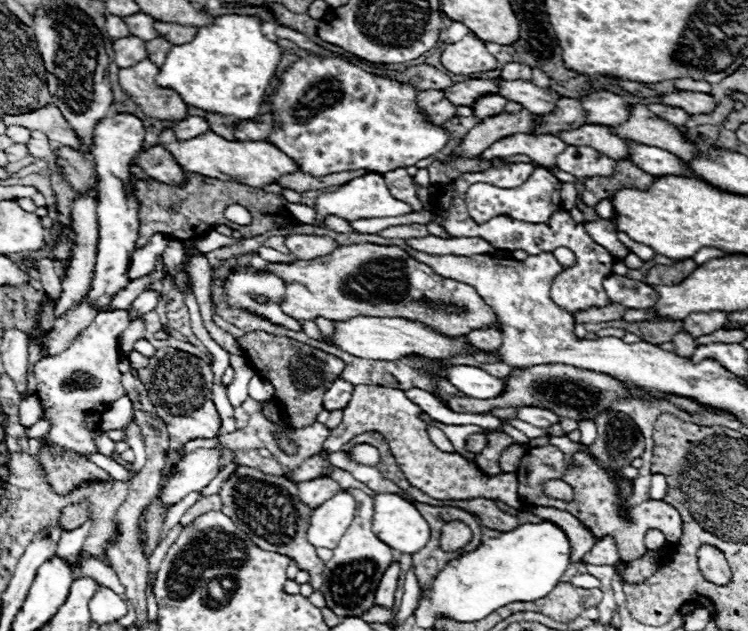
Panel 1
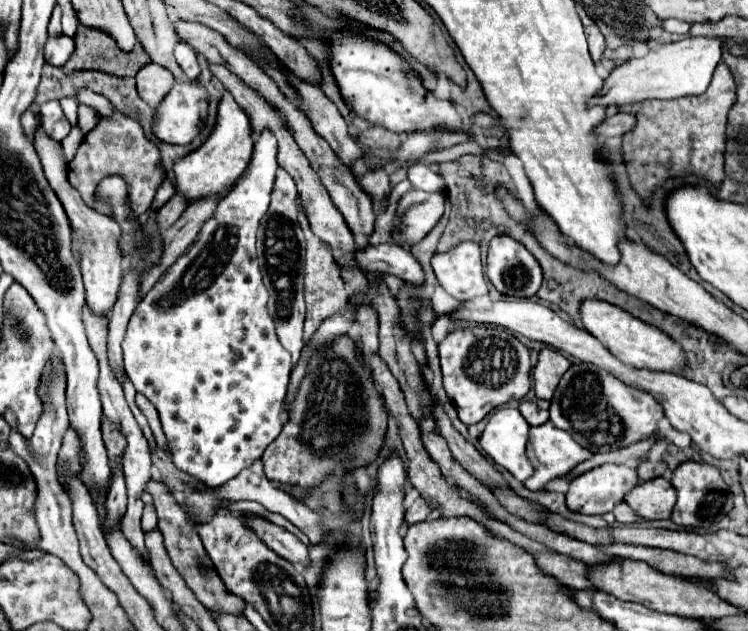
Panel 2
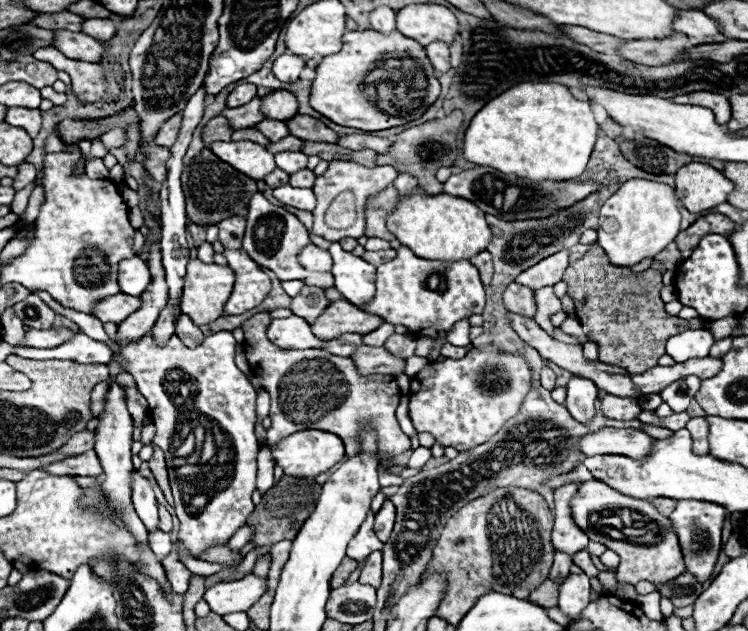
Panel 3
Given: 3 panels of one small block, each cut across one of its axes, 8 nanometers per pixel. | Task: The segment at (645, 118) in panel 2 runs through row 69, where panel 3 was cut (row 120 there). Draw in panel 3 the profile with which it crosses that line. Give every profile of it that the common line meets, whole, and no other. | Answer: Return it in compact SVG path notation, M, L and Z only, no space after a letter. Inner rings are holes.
M688 92L688 94L676 96L674 102L712 108L718 124L726 124L730 120L730 102L728 102L728 98L720 96L720 94L714 94L714 92Z

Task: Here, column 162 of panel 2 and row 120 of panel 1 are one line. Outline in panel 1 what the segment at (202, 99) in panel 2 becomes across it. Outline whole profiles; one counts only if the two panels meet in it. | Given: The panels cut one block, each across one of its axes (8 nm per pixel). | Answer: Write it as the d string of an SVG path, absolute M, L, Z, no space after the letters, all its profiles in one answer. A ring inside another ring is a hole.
M116 114L116 116L106 116L102 118L96 128L94 128L94 150L92 150L92 156L94 156L94 162L96 162L96 172L98 172L98 178L100 178L100 186L98 186L98 192L100 192L100 198L98 198L98 208L96 208L96 216L98 216L98 228L100 228L100 238L98 238L98 254L96 254L96 274L94 274L94 280L92 280L92 290L90 290L90 300L98 306L98 310L104 310L112 296L124 288L130 278L126 276L128 274L128 266L130 266L130 254L136 250L136 236L138 236L138 202L136 198L132 196L132 180L134 176L130 174L130 166L132 166L132 160L136 158L136 154L142 150L142 142L144 142L144 124L138 116L134 114Z

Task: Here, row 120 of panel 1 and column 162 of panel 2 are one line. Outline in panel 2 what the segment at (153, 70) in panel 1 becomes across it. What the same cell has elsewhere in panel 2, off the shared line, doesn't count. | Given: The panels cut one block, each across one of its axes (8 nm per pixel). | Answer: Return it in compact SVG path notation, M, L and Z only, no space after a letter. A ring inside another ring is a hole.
M114 112L110 120L102 118L100 124L80 144L74 160L68 166L68 182L80 192L86 206L90 206L92 210L104 216L110 216L112 214L110 206L106 202L96 200L96 188L102 178L118 174L128 184L128 204L130 204L132 214L142 216L150 208L154 194L164 178L164 172L156 166L158 158L160 158L160 150L144 136L142 126L138 126L134 118Z

